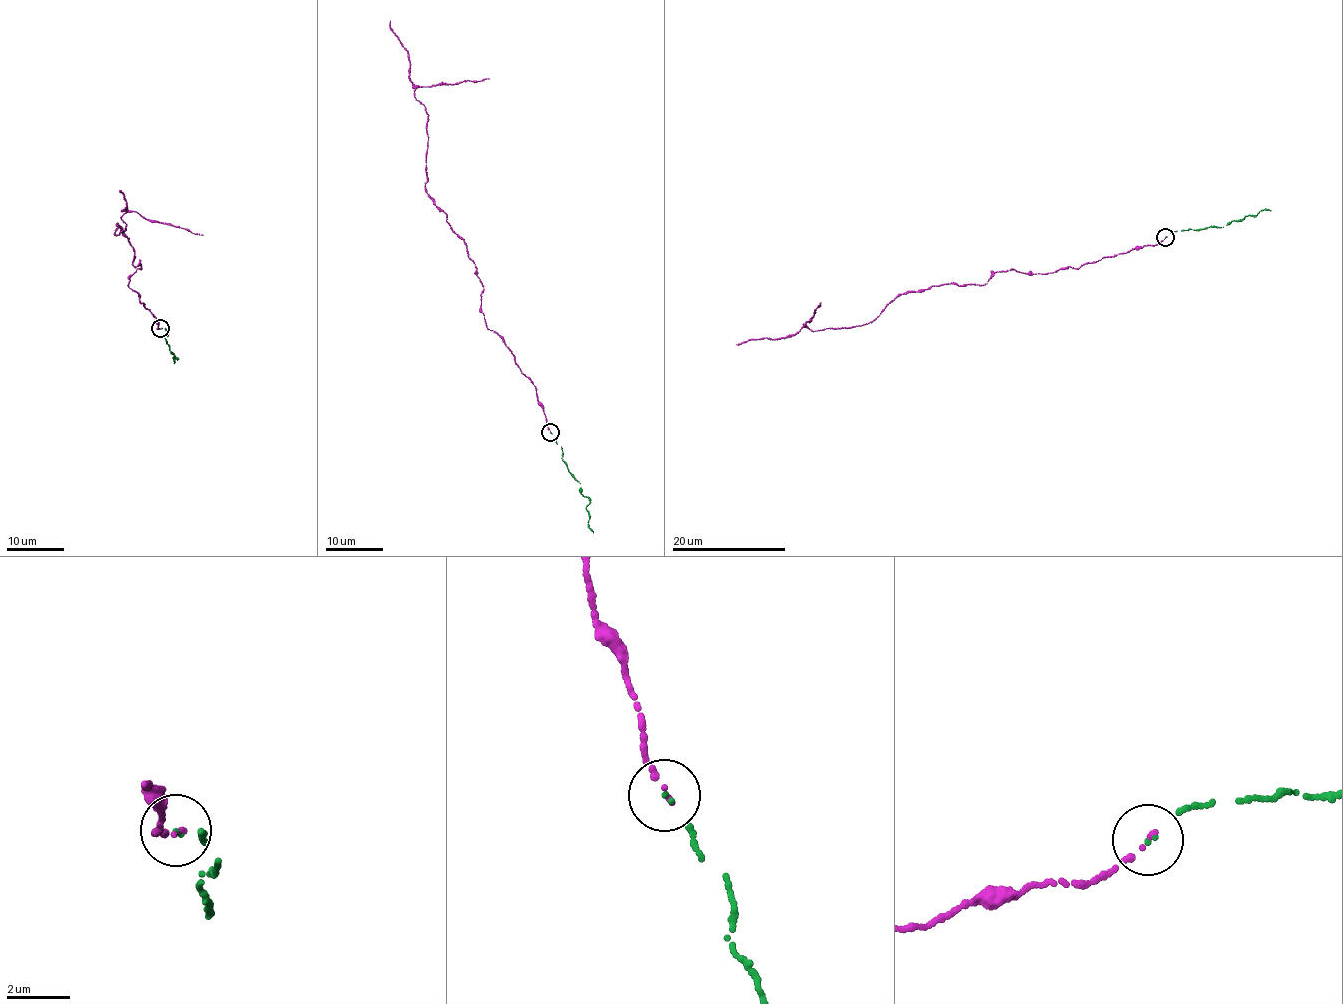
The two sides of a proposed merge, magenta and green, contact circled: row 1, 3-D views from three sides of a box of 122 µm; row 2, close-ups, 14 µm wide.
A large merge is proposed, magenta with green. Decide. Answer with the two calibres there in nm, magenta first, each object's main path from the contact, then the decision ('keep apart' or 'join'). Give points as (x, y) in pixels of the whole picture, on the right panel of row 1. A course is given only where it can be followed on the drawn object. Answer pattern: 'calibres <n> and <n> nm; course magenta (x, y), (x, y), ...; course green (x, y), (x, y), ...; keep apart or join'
calibres 100 and 90 nm; course magenta (1166, 237), (1045, 274), (1011, 269), (985, 284), (904, 293), (860, 326), (808, 328), (821, 302); course green (1165, 238), (1173, 231), (1223, 227), (1233, 220), (1254, 216), (1260, 210), (1271, 210); join

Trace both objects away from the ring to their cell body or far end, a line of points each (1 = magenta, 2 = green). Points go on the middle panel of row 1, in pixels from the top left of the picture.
1: (551, 433), (536, 388), (486, 324), (480, 280), (463, 238), (424, 187), (425, 106), (414, 89), (489, 79)
2: (550, 432), (563, 452), (562, 460), (580, 483), (582, 495), (589, 499), (588, 524), (593, 532)

